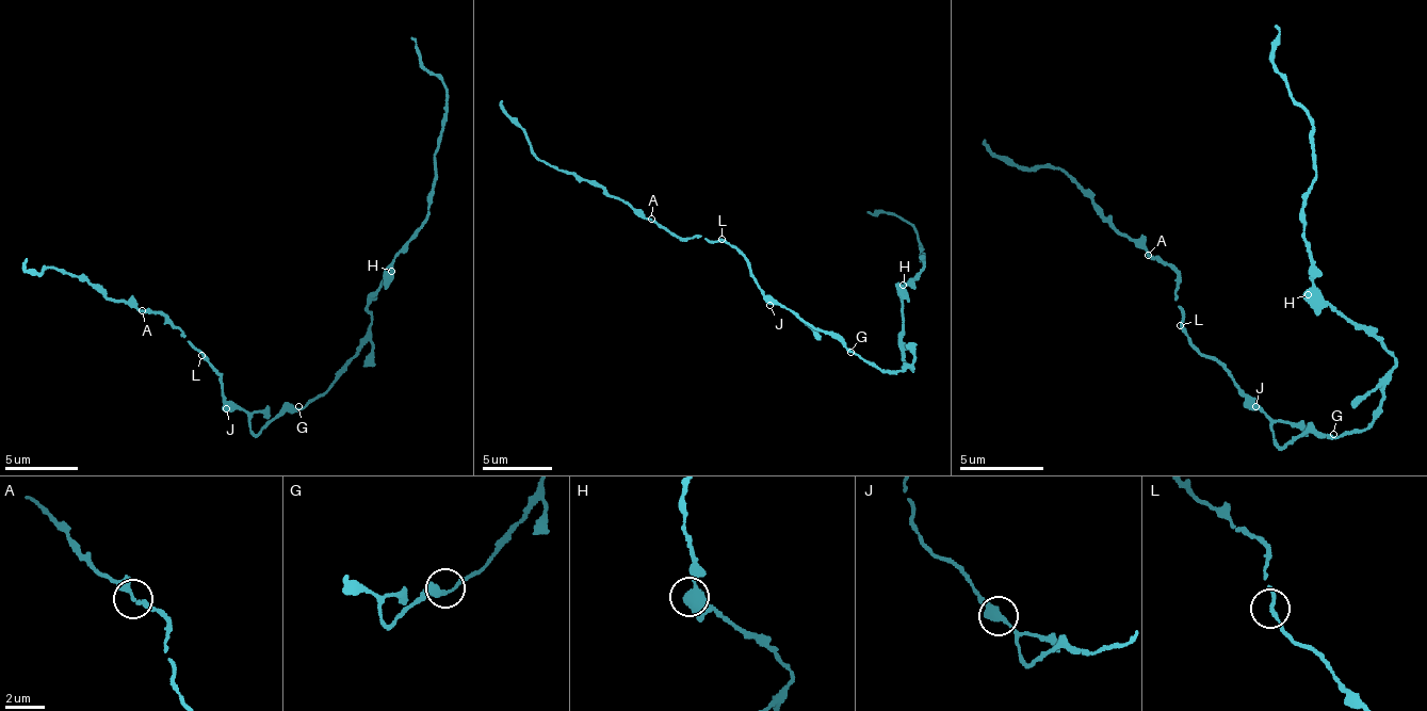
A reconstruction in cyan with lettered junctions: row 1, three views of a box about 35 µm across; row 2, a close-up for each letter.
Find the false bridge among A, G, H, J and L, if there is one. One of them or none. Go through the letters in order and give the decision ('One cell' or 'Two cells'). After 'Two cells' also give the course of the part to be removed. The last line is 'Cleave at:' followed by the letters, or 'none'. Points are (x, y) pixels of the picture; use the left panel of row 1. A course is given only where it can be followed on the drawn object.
A: One cell
G: One cell
H: One cell
J: One cell
L: One cell
Cleave at: none

